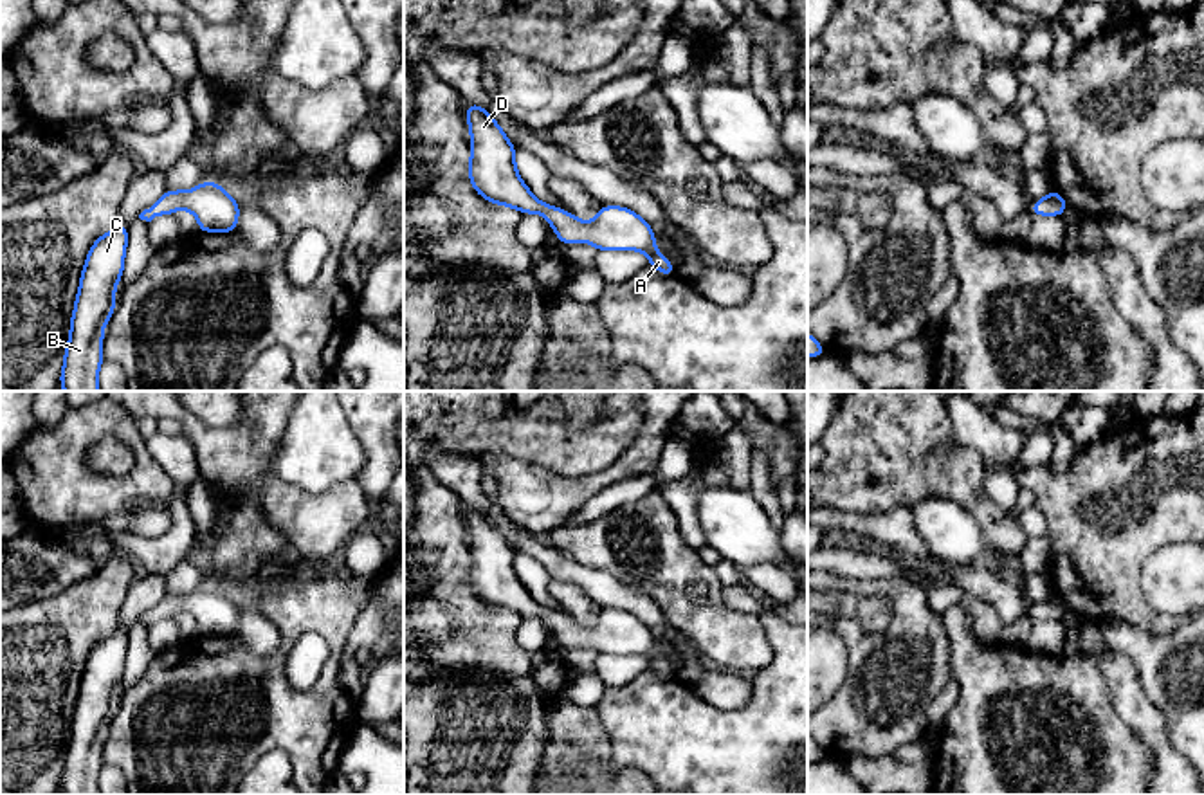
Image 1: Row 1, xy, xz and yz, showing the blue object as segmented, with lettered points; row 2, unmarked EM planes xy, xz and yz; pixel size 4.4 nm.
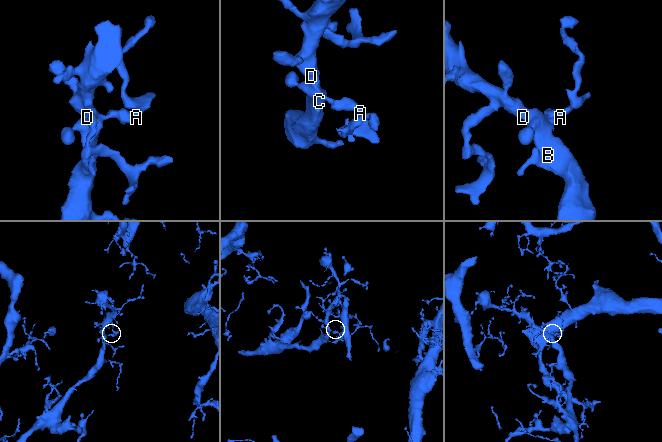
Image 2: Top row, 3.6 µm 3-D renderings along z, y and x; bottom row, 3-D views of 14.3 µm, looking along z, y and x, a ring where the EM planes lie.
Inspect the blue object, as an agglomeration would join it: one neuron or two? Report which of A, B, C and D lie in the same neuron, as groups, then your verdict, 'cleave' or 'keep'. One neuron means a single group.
groups A B C D; keep

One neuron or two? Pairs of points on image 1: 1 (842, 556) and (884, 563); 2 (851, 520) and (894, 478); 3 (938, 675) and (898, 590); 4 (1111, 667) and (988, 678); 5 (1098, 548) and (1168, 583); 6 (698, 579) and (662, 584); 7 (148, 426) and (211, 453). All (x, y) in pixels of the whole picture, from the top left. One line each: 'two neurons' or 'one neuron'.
1: one neuron
2: two neurons
3: one neuron
4: two neurons
5: two neurons
6: one neuron
7: two neurons

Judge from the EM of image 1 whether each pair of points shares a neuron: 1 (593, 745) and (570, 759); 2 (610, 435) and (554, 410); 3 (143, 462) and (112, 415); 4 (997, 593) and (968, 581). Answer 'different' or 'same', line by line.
1: different
2: same
3: same
4: same

